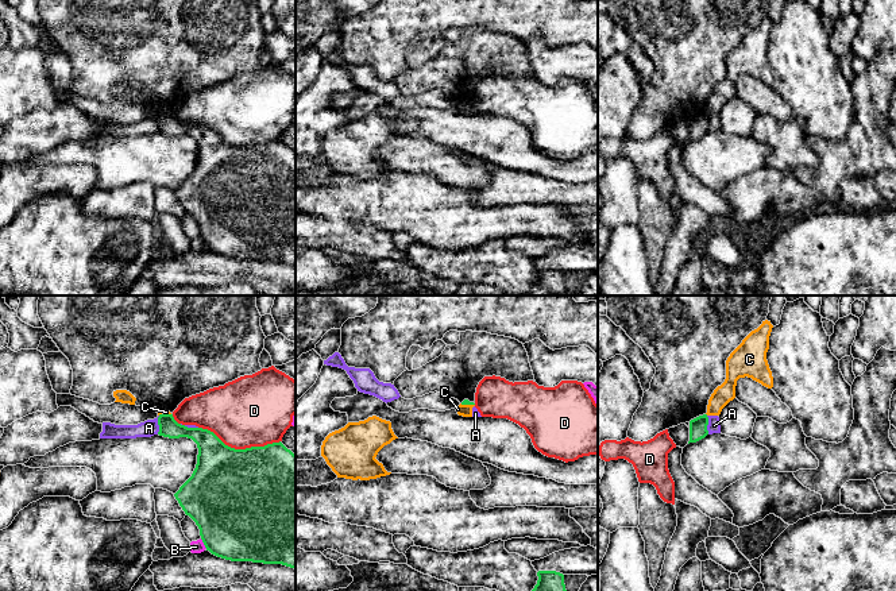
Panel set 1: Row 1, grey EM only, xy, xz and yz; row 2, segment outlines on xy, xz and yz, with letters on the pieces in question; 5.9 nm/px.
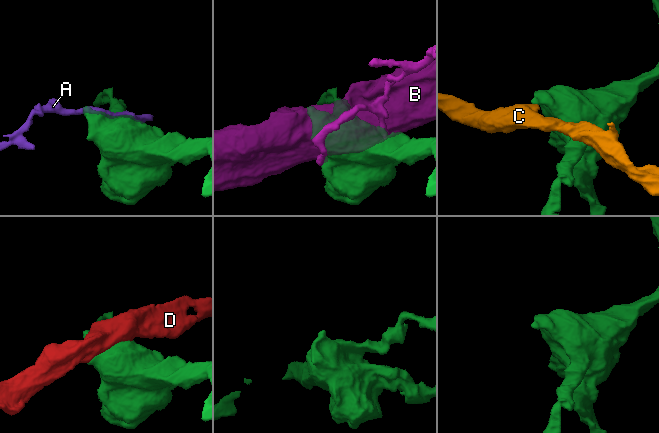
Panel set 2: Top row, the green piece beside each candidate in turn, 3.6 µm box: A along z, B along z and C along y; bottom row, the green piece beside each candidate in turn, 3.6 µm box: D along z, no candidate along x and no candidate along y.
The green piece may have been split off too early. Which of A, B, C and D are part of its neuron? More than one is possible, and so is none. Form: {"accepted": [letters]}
{"accepted": []}

